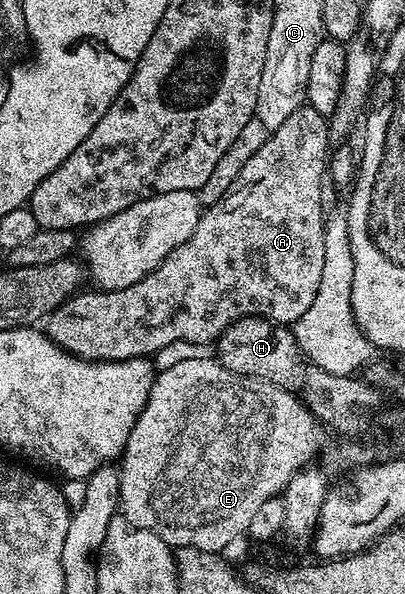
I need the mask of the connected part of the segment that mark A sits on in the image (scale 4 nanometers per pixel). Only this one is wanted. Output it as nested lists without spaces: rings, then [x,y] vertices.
[[[303,106],[293,111],[281,123],[279,129],[271,131],[267,135],[264,146],[260,146],[260,150],[256,150],[256,154],[252,154],[252,158],[248,158],[244,170],[240,170],[240,178],[236,178],[236,182],[232,182],[228,194],[224,194],[224,198],[220,198],[220,202],[209,205],[203,211],[202,216],[198,219],[196,230],[192,230],[192,238],[188,238],[188,242],[176,246],[176,250],[172,250],[172,254],[168,254],[168,258],[164,258],[164,262],[160,262],[160,266],[156,266],[156,270],[152,270],[152,274],[148,274],[132,286],[124,286],[124,290],[116,290],[115,292],[101,290],[86,292],[87,290],[82,290],[71,296],[55,312],[46,317],[44,321],[46,335],[56,341],[65,352],[71,352],[79,360],[131,360],[137,356],[153,357],[155,352],[164,350],[164,346],[172,346],[172,342],[209,345],[209,340],[210,343],[217,341],[229,324],[245,316],[262,316],[265,320],[272,320],[276,324],[293,326],[300,318],[300,314],[304,314],[304,310],[308,310],[308,306],[312,306],[312,301],[316,298],[316,290],[320,286],[320,274],[324,271],[326,222],[320,206],[320,184],[321,179],[328,174],[328,157],[331,151],[332,139],[327,117],[320,115],[315,108],[309,106]]]

